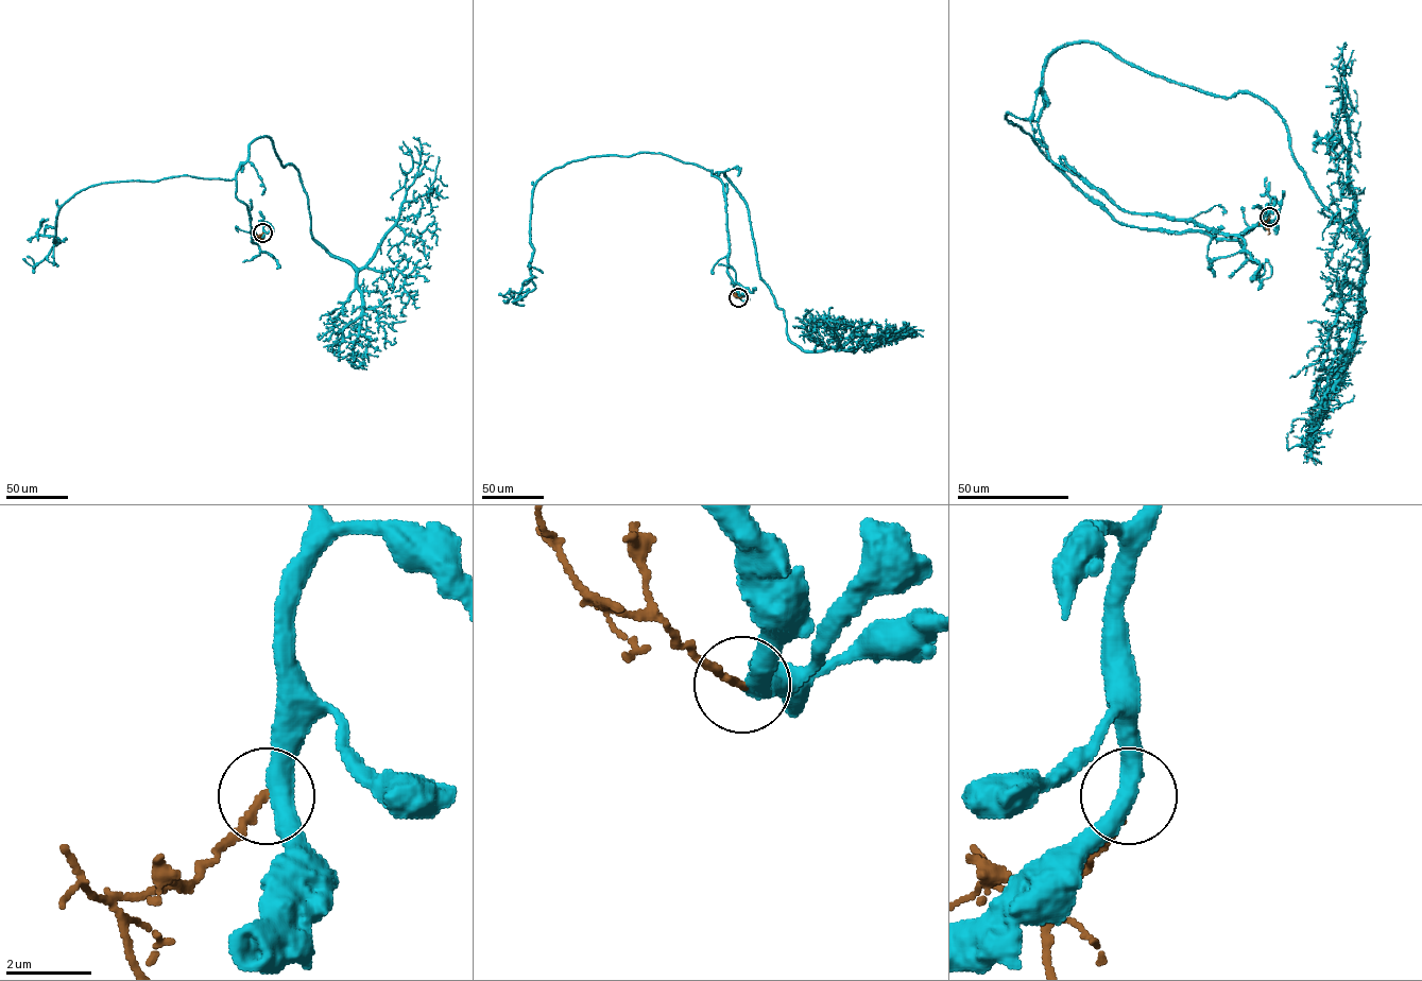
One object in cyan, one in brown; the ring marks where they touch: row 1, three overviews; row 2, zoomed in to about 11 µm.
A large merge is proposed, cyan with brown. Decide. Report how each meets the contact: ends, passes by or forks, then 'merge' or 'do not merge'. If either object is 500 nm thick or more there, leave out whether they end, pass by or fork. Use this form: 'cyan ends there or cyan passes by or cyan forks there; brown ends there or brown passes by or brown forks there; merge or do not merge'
cyan passes by; brown ends there; do not merge

